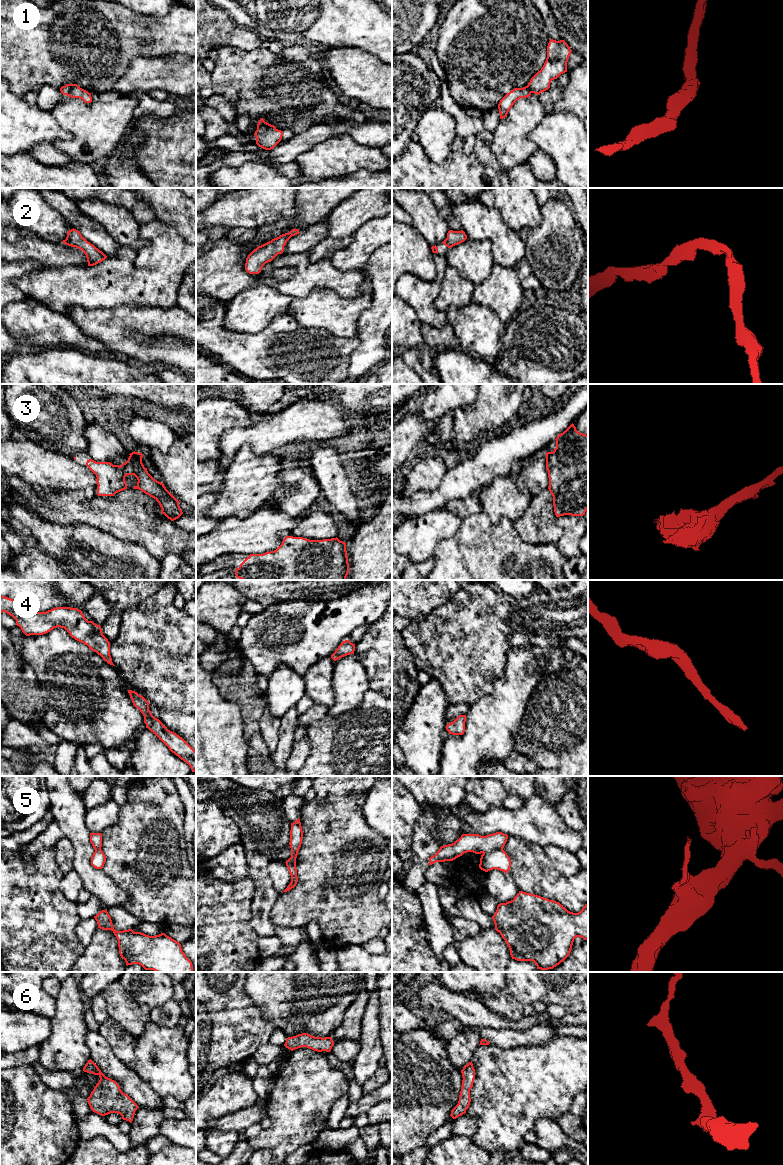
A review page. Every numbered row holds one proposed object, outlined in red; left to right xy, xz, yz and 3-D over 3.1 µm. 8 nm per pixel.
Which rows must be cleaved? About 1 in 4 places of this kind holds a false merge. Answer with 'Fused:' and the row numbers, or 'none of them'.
Fused: 5

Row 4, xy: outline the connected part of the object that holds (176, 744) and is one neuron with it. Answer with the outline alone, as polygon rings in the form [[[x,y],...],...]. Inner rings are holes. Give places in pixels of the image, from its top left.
[[[128,690],[133,705],[144,716],[146,728],[153,732],[168,748],[186,762],[192,772],[196,773],[196,751],[179,735],[167,729],[163,723],[155,718],[149,710],[149,702],[137,692]]]

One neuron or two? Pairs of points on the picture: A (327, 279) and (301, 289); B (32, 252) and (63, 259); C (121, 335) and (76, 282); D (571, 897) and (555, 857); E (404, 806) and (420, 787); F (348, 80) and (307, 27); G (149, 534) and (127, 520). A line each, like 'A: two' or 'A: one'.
A: one
B: one
C: two
D: two
E: two
F: two
G: one

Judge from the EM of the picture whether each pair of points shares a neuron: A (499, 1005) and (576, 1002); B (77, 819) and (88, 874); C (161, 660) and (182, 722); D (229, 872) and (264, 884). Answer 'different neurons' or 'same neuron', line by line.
A: same neuron
B: same neuron
C: same neuron
D: different neurons

